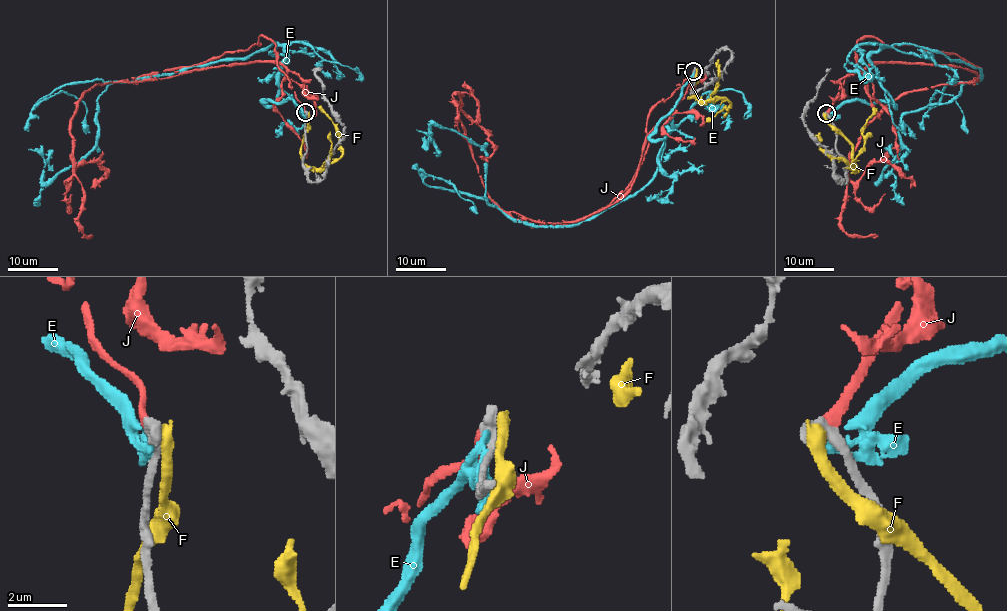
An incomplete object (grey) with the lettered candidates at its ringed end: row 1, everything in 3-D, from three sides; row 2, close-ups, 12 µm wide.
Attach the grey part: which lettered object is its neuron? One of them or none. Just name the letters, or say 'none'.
J

